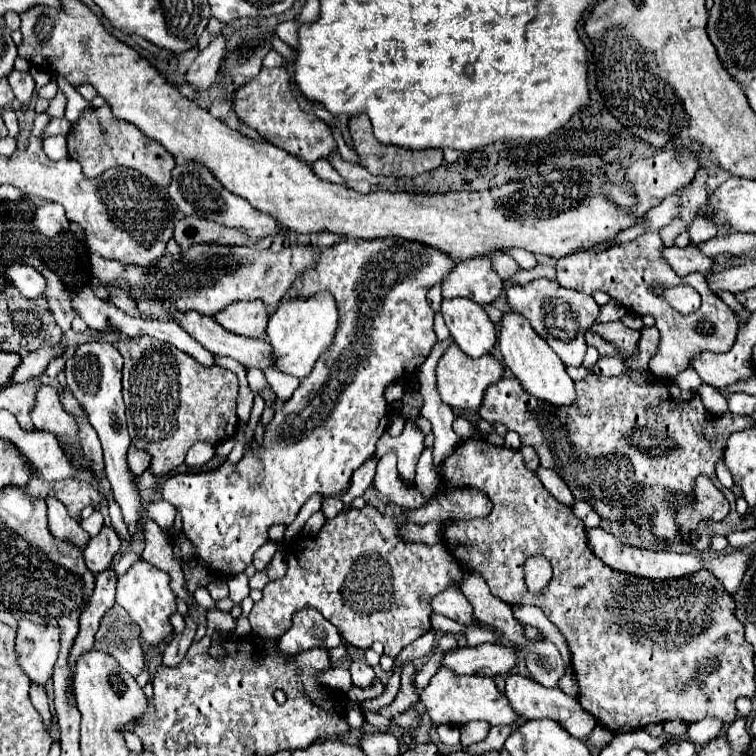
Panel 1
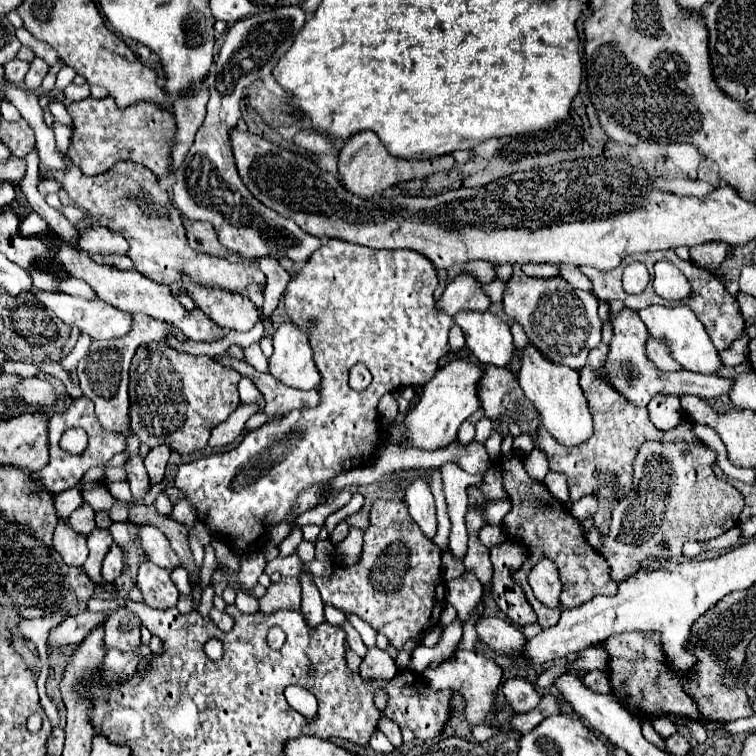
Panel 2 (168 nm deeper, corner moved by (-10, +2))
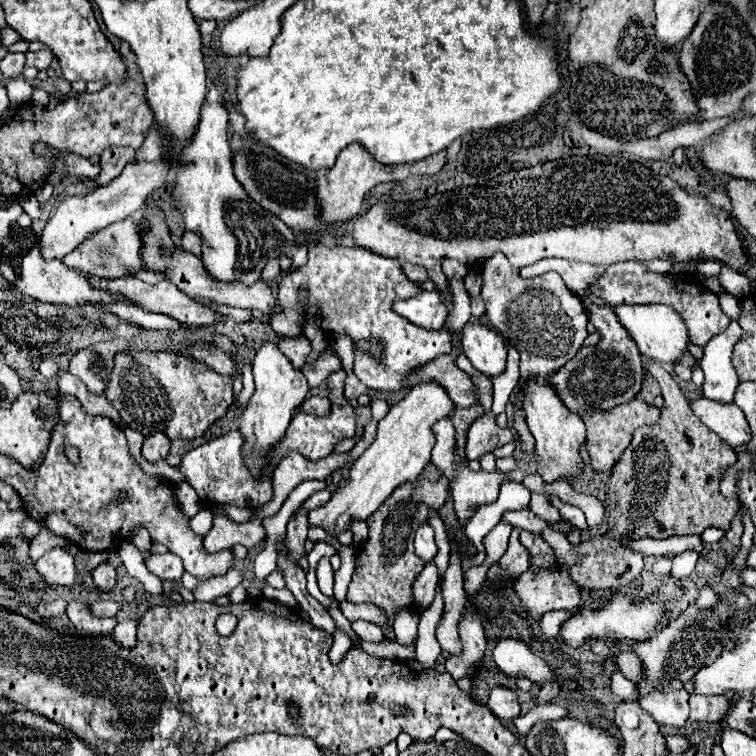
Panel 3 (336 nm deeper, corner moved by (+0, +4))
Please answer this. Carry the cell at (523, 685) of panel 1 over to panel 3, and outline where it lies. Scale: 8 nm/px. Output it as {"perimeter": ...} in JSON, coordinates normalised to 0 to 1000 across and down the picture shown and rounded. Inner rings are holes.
{"perimeter":[[[656,906],[648,917],[646,925],[646,938],[667,954],[677,954],[680,948],[685,948],[688,943],[688,930],[685,930],[685,919],[683,914],[667,909],[667,906]]]}

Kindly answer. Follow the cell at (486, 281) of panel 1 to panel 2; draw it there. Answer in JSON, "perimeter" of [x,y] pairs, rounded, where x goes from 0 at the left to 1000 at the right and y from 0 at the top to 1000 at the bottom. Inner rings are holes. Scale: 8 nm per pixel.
{"perimeter":[[[608,364],[593,374],[590,385],[577,398],[577,409],[601,419],[608,411],[643,411],[648,406],[646,393],[635,385],[635,372],[622,364]]]}

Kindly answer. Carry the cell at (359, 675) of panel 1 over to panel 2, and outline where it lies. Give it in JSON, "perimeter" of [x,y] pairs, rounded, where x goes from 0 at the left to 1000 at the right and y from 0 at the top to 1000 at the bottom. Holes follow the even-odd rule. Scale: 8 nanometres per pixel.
{"perimeter":[[[460,821],[452,827],[452,835],[458,837],[458,851],[460,851],[460,856],[463,856],[468,864],[474,864],[474,866],[481,869],[481,866],[484,866],[484,853],[481,853],[476,837],[474,837]]]}

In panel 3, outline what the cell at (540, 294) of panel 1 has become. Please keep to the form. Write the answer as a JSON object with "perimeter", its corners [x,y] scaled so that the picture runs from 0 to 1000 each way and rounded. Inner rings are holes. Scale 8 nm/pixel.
{"perimeter":[[[664,335],[651,337],[646,345],[638,351],[638,393],[643,398],[643,417],[648,427],[656,433],[656,438],[664,440],[664,446],[680,456],[688,467],[688,493],[693,501],[698,496],[712,496],[712,499],[728,499],[733,491],[749,483],[751,475],[762,470],[762,464],[770,459],[770,451],[775,448],[775,427],[778,417],[772,411],[772,403],[762,388],[757,388],[743,366],[733,358],[725,358],[720,364],[704,366],[704,369],[690,369],[685,356],[680,356],[672,343]]]}

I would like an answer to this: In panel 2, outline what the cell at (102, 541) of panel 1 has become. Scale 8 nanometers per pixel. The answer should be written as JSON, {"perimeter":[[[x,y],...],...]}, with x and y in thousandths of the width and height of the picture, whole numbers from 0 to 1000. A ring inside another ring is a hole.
{"perimeter":[[[151,718],[146,724],[140,739],[138,739],[138,747],[135,747],[135,763],[138,763],[138,769],[151,771],[151,766],[161,758],[161,753],[164,753],[164,734],[161,734],[159,724]]]}

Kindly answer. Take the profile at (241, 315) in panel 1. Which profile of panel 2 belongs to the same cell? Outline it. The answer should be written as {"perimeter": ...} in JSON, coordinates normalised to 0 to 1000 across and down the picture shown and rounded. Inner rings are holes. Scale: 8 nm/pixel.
{"perimeter":[[[251,374],[246,380],[228,377],[228,388],[246,388],[254,393],[257,403],[294,435],[302,433],[312,438],[331,438],[344,422],[344,411],[333,403],[333,398],[328,393],[317,393],[315,388],[275,382],[259,374]]]}

